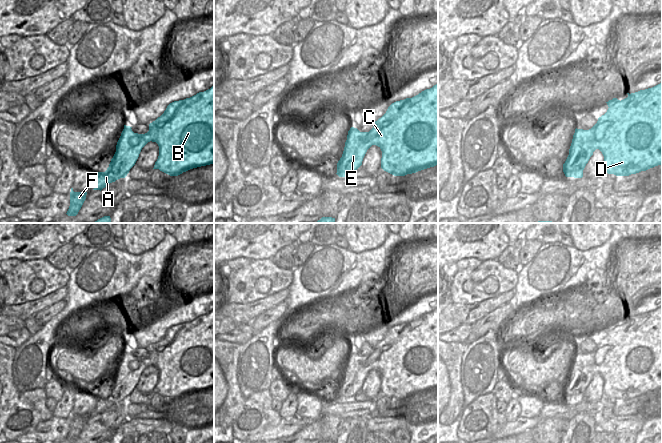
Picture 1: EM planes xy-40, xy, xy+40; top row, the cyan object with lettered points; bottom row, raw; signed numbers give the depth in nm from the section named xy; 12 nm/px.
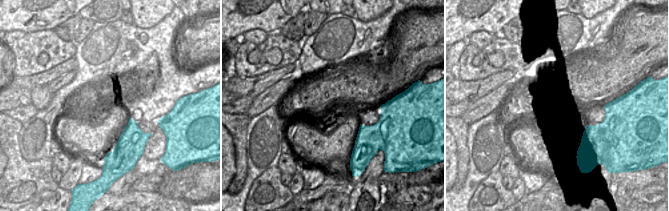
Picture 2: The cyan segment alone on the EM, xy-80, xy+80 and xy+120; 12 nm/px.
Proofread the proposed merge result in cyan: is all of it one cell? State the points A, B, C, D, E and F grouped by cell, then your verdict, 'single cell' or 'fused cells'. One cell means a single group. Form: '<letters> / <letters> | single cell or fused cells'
A B C D E F | single cell

